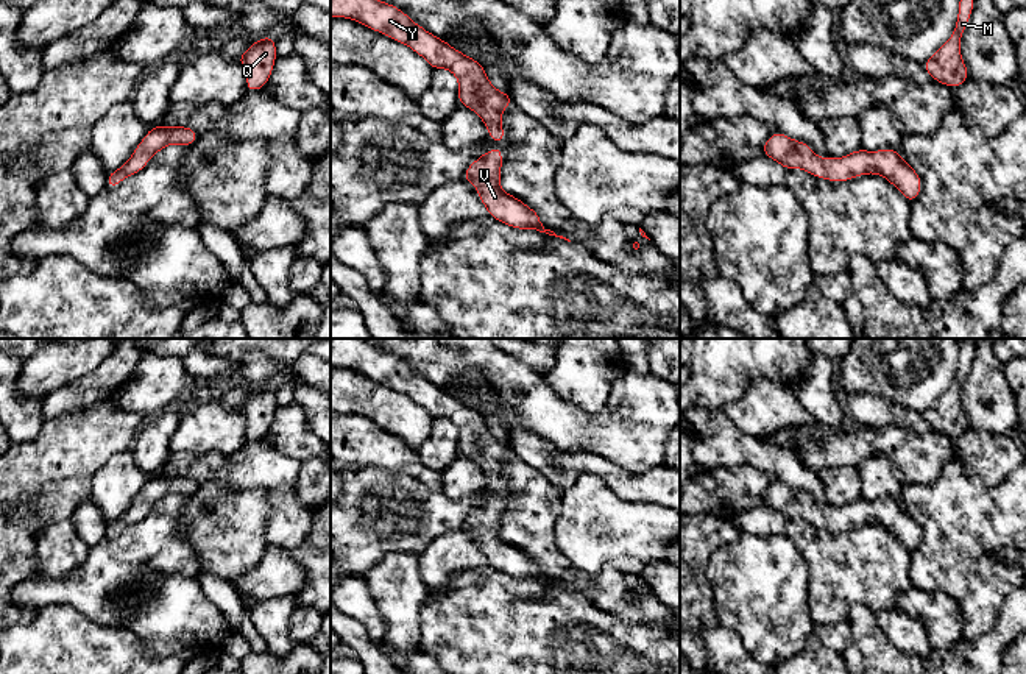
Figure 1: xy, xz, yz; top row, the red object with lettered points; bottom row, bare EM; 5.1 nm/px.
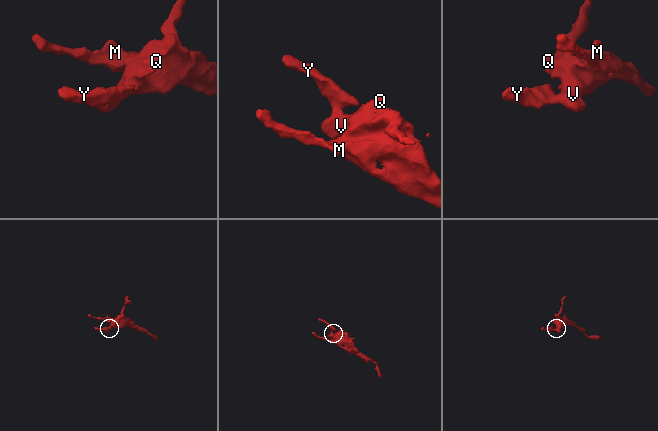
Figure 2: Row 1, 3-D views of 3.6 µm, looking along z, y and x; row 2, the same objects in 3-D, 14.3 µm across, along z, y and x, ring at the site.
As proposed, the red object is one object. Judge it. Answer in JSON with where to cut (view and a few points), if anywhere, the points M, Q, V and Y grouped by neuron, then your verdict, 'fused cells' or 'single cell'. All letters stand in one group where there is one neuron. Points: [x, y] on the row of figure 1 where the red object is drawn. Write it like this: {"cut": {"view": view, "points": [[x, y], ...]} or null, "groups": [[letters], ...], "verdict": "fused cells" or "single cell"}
{"cut": null, "groups": [["M", "Q", "V", "Y"]], "verdict": "single cell"}

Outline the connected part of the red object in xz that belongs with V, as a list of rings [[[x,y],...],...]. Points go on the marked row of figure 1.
[[[502,148],[488,150],[465,170],[462,178],[477,187],[479,200],[485,204],[488,215],[515,229],[536,229],[571,242],[546,229],[535,209],[501,189],[502,159]]]

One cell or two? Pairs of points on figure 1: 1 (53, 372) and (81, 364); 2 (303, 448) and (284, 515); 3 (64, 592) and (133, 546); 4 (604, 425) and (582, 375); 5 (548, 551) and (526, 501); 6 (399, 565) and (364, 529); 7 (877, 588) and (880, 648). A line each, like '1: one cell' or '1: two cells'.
1: one cell
2: two cells
3: one cell
4: two cells
5: one cell
6: two cells
7: two cells

